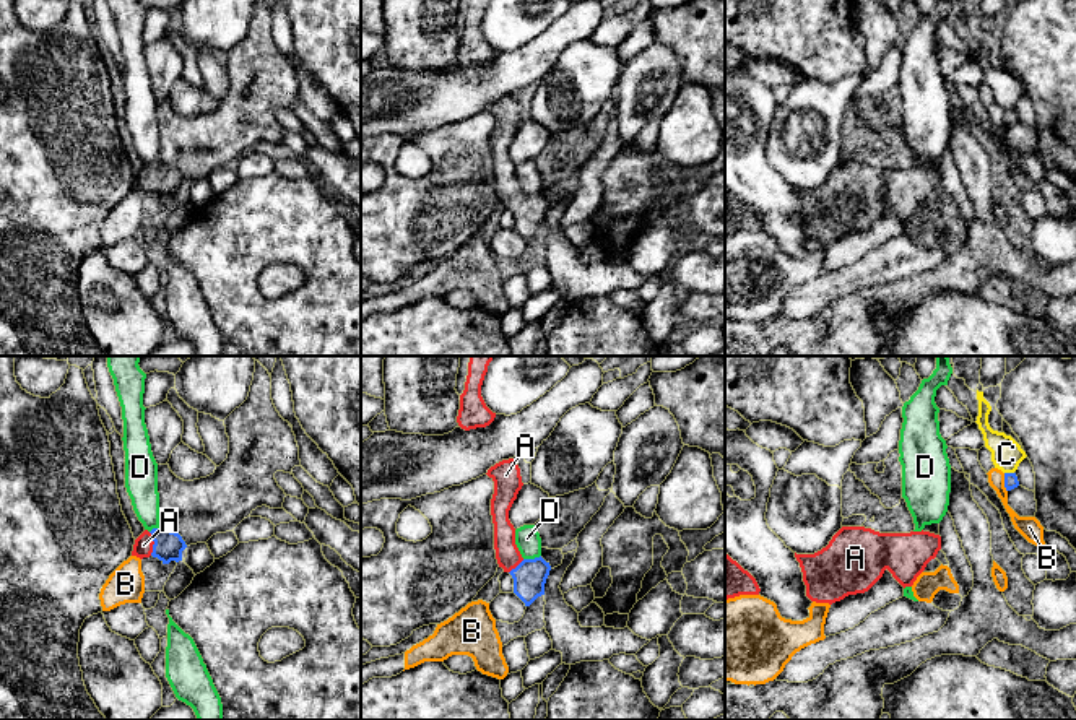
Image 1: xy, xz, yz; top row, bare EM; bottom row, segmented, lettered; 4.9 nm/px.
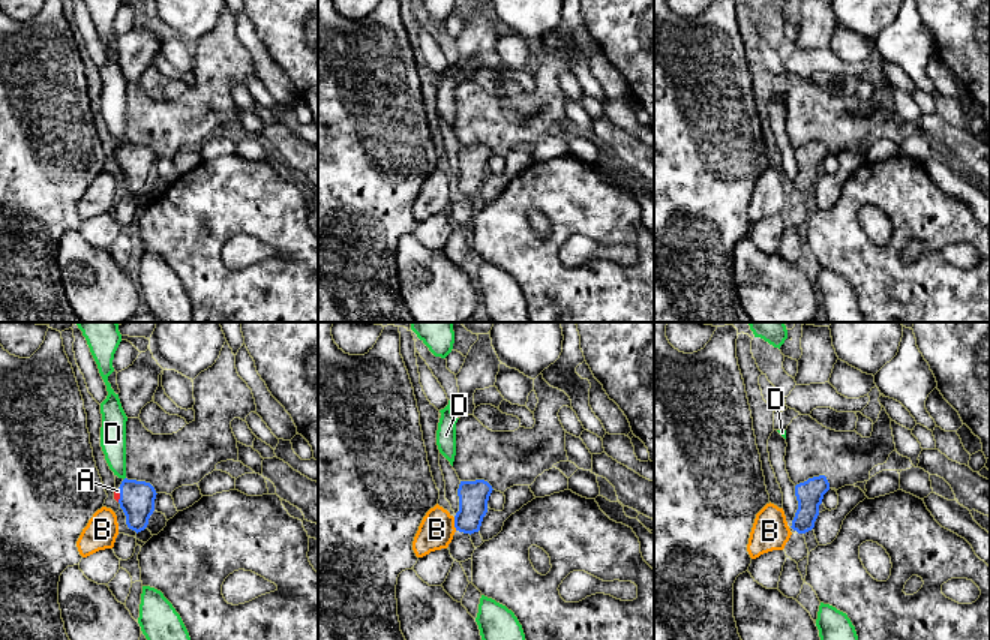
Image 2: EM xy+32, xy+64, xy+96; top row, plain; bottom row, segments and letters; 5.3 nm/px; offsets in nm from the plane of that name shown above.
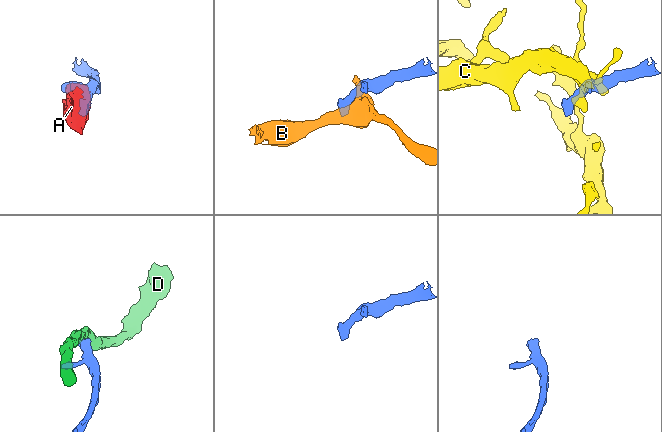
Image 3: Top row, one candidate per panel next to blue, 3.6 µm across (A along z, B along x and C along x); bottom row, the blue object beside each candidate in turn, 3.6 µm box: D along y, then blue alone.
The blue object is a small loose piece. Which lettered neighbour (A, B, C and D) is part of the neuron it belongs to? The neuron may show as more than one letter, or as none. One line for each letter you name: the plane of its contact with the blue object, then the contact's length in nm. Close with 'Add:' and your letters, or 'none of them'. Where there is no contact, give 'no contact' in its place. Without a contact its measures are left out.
A: contact in xy; length 120 nm
Add: A

